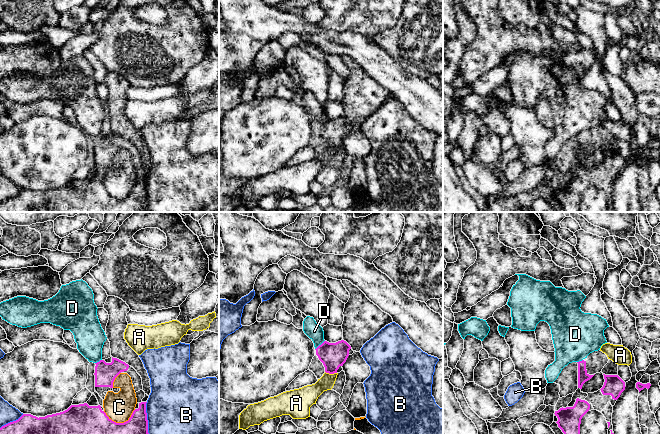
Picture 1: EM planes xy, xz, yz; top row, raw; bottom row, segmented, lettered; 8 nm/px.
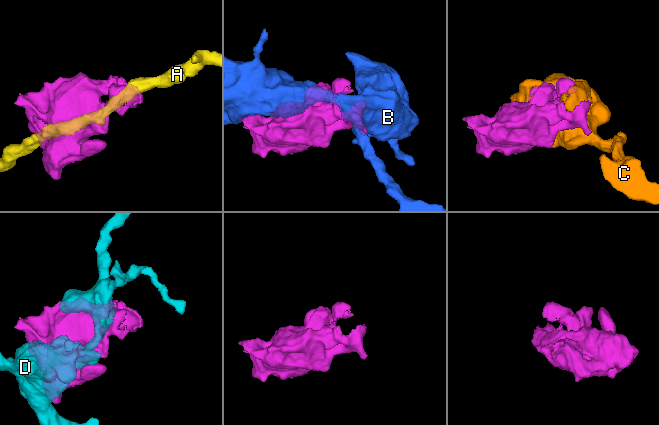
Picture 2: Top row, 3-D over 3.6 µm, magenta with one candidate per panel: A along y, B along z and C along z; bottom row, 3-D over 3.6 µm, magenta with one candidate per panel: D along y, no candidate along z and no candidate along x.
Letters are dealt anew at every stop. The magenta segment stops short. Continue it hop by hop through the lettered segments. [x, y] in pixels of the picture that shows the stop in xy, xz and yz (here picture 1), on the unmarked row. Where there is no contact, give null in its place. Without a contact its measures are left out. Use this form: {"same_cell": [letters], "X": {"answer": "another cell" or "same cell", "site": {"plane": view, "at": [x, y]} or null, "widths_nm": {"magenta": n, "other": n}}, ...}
{"same_cell": [], "A": {"answer": "another cell", "site": {"plane": "xz", "at": [331, 149]}, "widths_nm": {"magenta": 200, "other": 150}}, "B": {"answer": "another cell", "site": {"plane": "xy", "at": [146, 194]}, "widths_nm": {"magenta": 240, "other": 480}}, "C": {"answer": "another cell", "site": {"plane": "xy", "at": [120, 199]}, "widths_nm": {"magenta": 380, "other": 220}}, "D": {"answer": "another cell", "site": {"plane": "xz", "at": [319, 121]}, "widths_nm": {"magenta": 200, "other": 130}}}

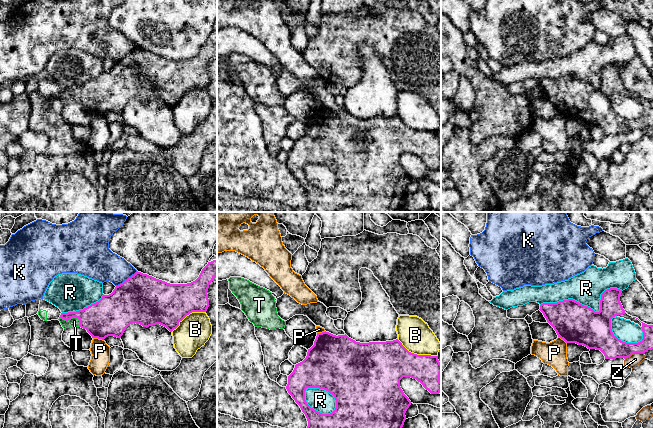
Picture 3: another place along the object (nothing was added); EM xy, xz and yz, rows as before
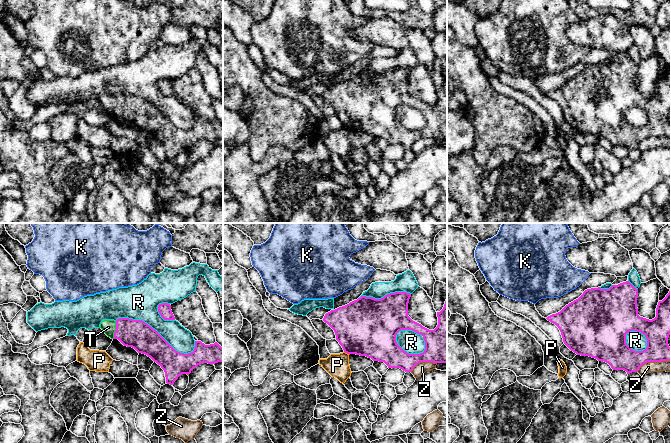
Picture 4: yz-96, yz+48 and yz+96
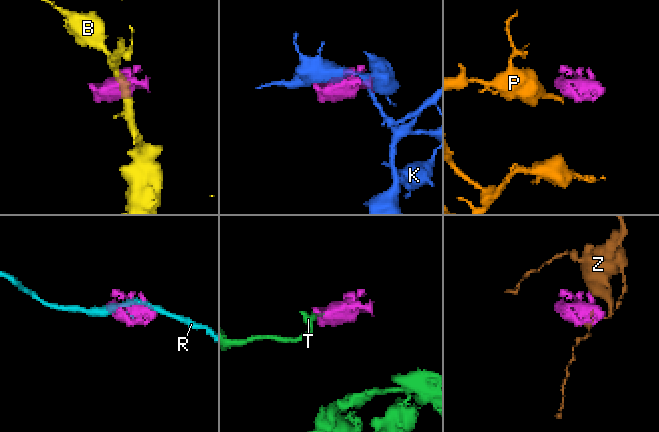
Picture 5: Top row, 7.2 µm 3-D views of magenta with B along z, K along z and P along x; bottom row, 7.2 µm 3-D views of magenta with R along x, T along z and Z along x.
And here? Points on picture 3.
{"same_cell": ["T"], "B": {"answer": "another cell", "site": {"plane": "xz", "at": [416, 130]}, "widths_nm": {"magenta": 340, "other": 260}}, "K": {"answer": "another cell", "site": {"plane": "xy", "at": [127, 55]}, "widths_nm": {"magenta": 400, "other": 260}}, "P": {"answer": "another cell", "site": {"plane": "xy", "at": [98, 114]}, "widths_nm": {"magenta": 320, "other": 150}}, "R": {"answer": "another cell", "site": {"plane": "yz", "at": [588, 83]}, "widths_nm": {"magenta": 320, "other": 260}}, "T": {"answer": "same cell", "site": {"plane": "xy", "at": [71, 93]}, "widths_nm": {"magenta": 280, "other": 70}}, "Z": {"answer": "another cell", "site": {"plane": "yz", "at": [634, 128]}, "widths_nm": {"magenta": 170, "other": 100}}}

